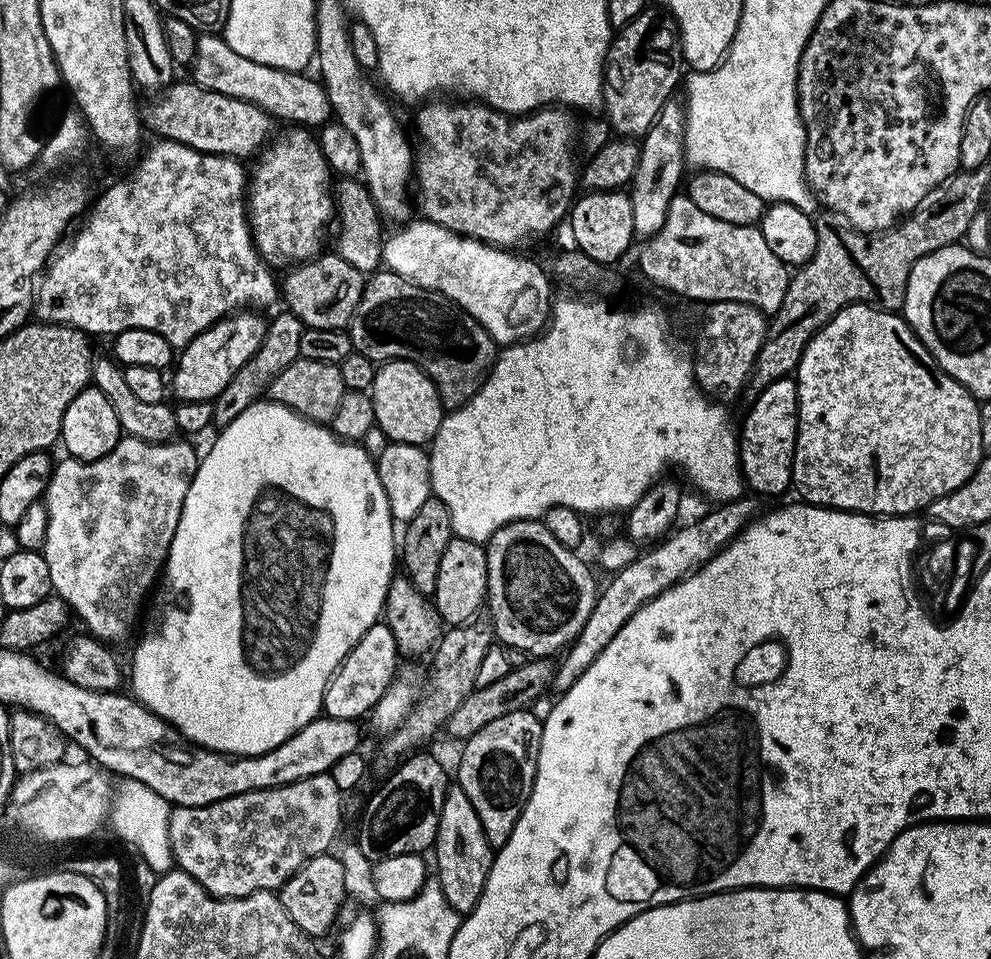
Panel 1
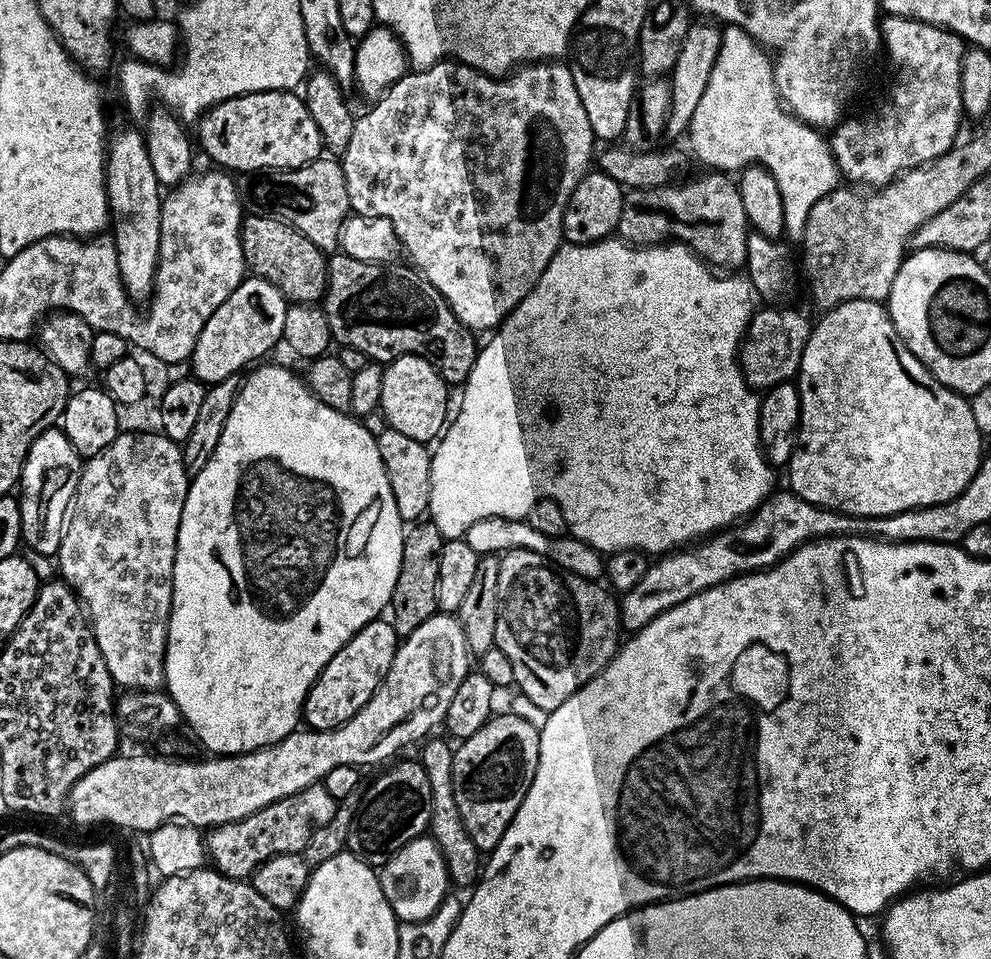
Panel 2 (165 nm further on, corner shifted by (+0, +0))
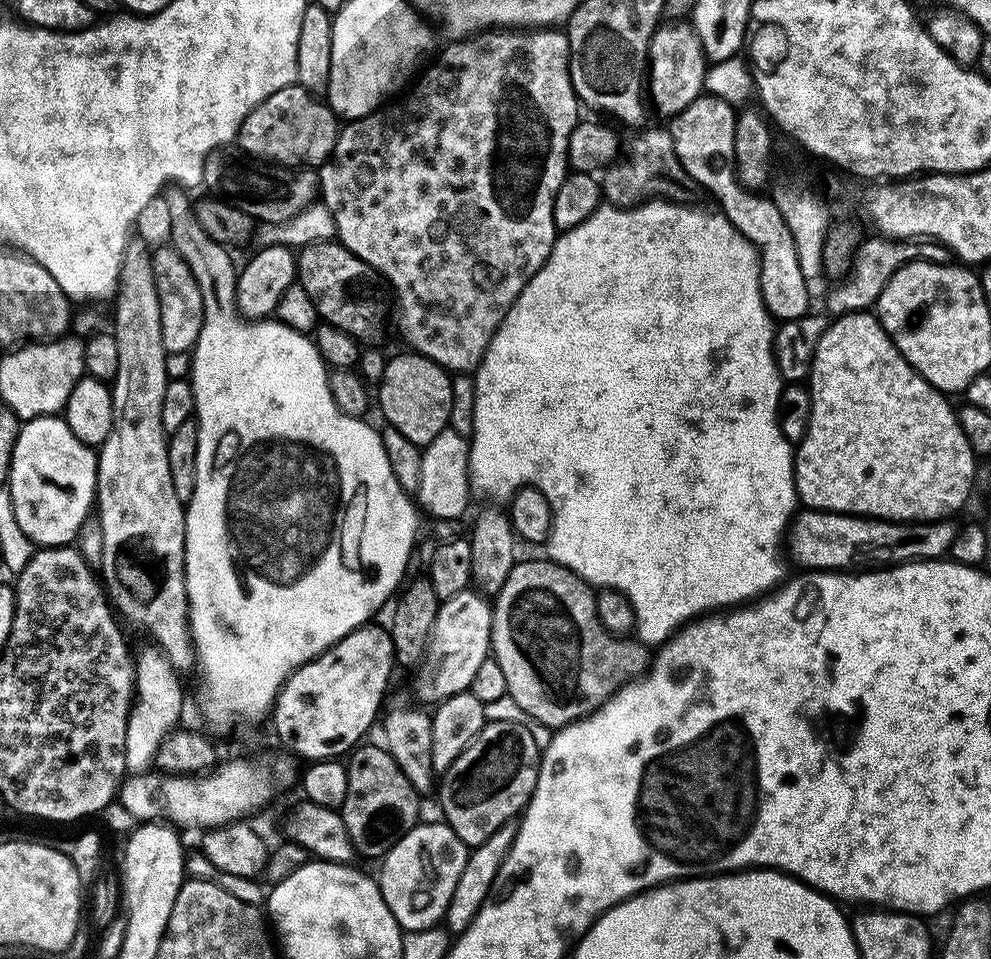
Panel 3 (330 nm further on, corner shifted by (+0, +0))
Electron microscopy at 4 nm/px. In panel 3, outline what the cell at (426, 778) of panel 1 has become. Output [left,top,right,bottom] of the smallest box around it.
[338,743,422,858]

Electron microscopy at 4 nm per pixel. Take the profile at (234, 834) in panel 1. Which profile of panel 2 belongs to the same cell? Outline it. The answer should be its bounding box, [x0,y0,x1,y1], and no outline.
[206,783,338,880]

